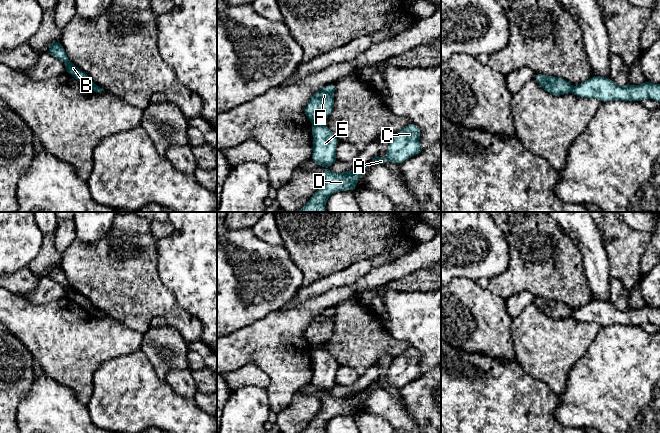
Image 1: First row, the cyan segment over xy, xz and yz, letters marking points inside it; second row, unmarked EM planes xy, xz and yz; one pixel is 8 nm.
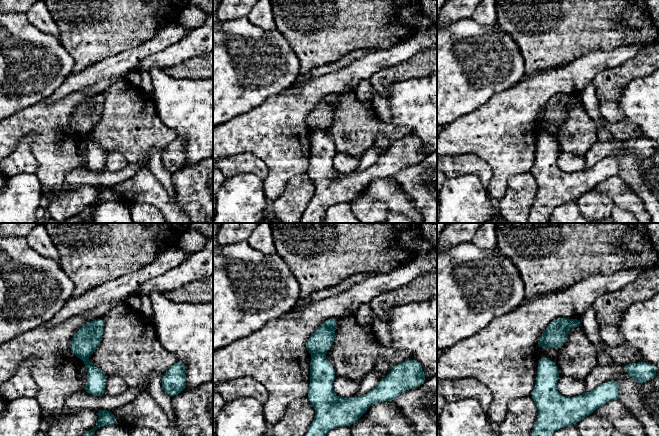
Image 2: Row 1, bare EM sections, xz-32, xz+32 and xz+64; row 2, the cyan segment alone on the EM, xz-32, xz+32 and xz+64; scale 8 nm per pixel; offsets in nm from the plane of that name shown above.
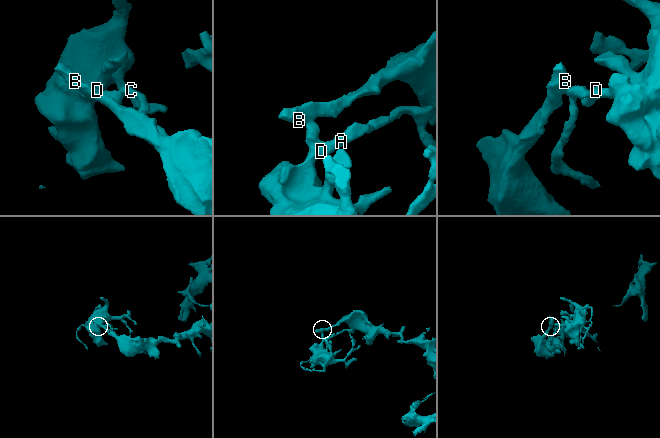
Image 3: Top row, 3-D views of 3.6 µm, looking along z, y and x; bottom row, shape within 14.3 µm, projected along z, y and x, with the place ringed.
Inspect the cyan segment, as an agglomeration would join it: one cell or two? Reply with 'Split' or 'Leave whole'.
Split

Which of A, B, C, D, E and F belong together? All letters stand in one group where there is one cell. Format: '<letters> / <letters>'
A C D E / B F

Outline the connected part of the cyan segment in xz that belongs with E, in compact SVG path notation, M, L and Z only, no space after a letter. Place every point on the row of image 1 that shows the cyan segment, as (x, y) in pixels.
M321 120L312 126L313 153L311 159L322 167L328 167L337 162L336 147L339 140L335 134Z

